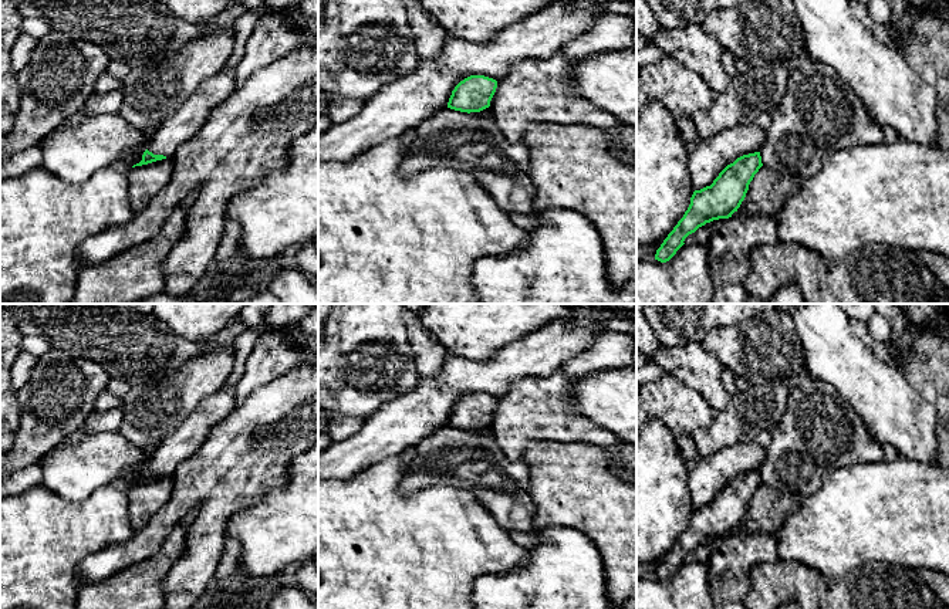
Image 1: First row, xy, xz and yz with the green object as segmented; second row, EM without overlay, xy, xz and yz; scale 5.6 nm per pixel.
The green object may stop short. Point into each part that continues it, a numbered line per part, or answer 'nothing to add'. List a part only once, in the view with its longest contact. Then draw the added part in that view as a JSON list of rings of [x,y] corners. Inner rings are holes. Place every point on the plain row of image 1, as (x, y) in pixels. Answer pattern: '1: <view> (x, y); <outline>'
1: xy (185, 440); [[[220,388],[206,396],[197,407],[153,450],[146,467],[170,476],[206,441],[209,432],[237,406],[234,388]]]

